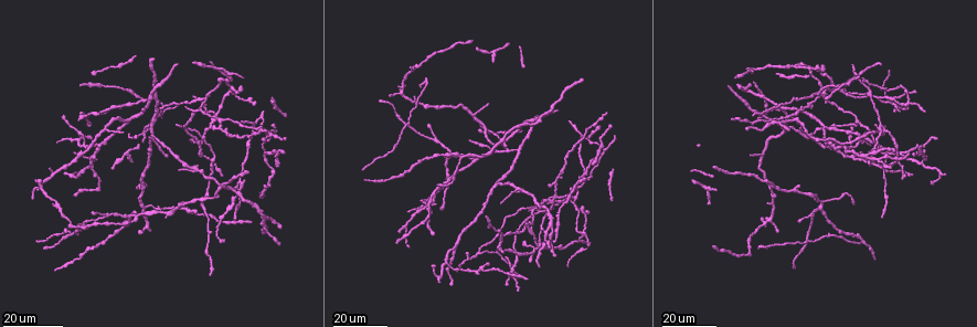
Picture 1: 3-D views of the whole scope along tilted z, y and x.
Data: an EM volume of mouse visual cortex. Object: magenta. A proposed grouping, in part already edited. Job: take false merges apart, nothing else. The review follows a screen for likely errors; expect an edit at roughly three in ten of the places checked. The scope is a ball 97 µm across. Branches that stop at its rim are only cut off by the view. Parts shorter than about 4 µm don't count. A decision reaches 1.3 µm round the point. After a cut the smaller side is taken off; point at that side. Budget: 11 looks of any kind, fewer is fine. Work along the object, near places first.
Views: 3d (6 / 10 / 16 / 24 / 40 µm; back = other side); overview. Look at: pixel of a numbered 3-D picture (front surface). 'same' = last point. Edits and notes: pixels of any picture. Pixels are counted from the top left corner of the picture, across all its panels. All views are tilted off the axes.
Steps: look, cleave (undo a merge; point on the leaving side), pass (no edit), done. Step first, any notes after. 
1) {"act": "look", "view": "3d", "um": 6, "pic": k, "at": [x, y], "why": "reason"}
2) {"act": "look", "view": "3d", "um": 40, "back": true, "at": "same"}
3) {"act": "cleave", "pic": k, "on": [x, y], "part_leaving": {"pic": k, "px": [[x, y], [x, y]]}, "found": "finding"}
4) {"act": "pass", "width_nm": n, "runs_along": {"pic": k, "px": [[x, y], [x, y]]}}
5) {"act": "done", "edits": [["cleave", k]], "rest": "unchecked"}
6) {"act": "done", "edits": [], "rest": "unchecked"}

{"act": "look", "view": "3d", "um": 24, "pic": 1, "at": [795, 67], "why": "arms part here"}

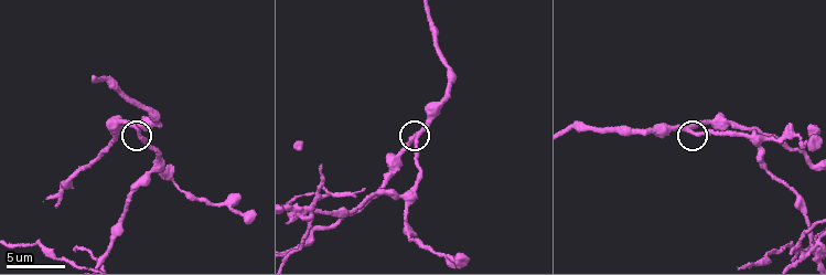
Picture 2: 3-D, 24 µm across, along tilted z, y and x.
{"act": "look", "view": "3d", "um": 6, "pic": 2, "at": [419, 134]}

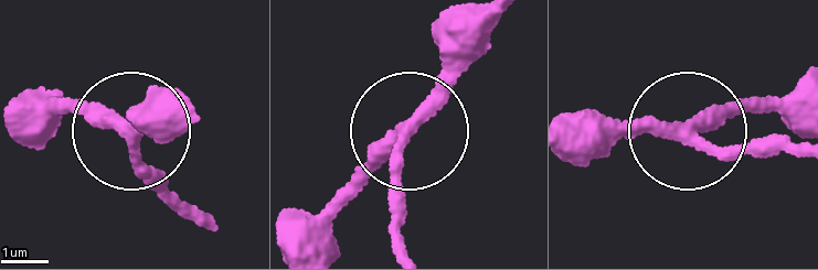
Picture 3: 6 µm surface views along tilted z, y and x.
{"act": "pass", "arms": 3, "found": "continuous, no second cell"}

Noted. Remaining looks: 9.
{"act": "look", "view": "3d", "um": 6, "pic": 2, "at": [56, 196], "why": "a fork"}

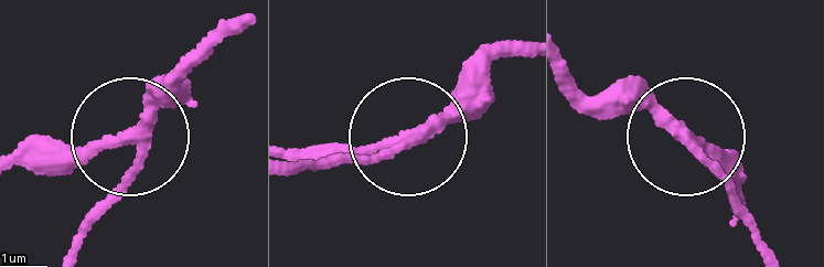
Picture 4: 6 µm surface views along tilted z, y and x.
{"act": "pass", "runs_along": {"pic": 4, "px": [[527, 45], [414, 138], [297, 150]]}, "found": "all the same cell"}

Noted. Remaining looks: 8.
{"act": "look", "view": "3d", "um": 16, "pic": 1, "at": [892, 100], "why": "three-way junction"}

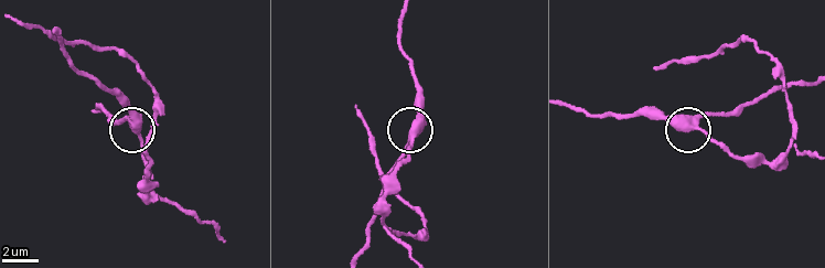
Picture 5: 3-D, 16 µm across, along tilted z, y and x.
{"act": "look", "view": "3d", "um": 6, "pic": 5, "at": [696, 122], "why": "closer look"}

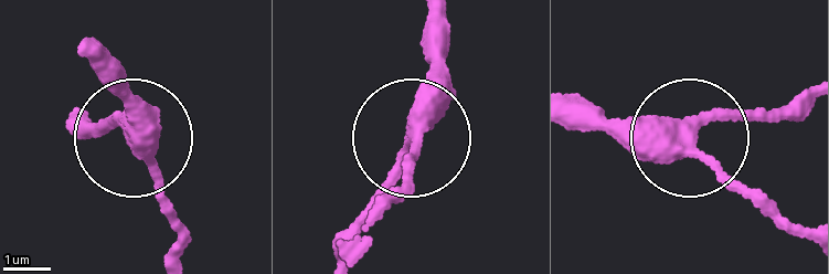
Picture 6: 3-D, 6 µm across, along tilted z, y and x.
{"act": "look", "view": "3d", "um": 6, "back": true, "pic": 6, "at": [687, 133]}

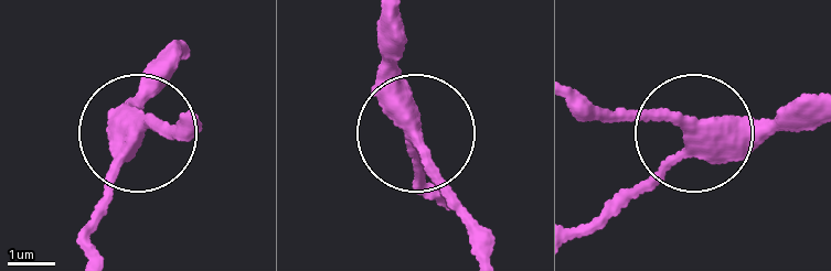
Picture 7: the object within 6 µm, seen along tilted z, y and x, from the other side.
{"act": "pass", "side_arm_um": 10, "runs_along": {"pic": 7, "px": [[809, 121], [678, 127], [577, 89]]}, "found": "all the same cell"}

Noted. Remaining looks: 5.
{"act": "look", "view": "3d", "um": 16, "pic": 1, "at": [518, 188]}

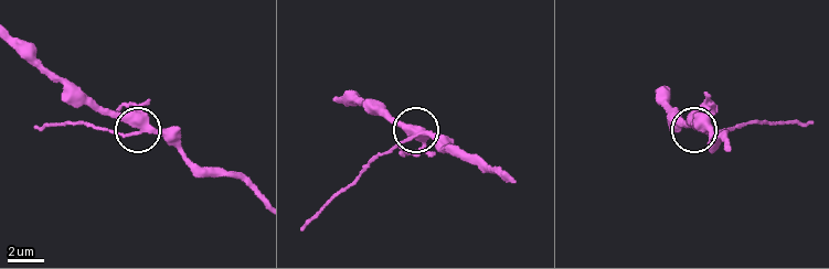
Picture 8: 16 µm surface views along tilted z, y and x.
{"act": "look", "view": "3d", "um": 10, "pic": 8, "at": [133, 135], "why": "zoom in"}

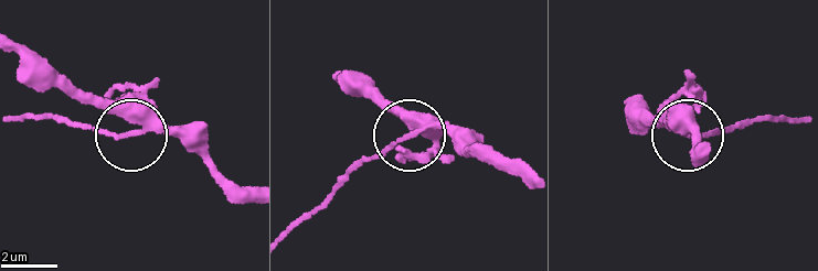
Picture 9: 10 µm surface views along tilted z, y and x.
{"act": "pass", "side_arm_um": 9, "found": "all the same cell"}

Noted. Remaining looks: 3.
{"act": "look", "view": "3d", "um": 16, "pic": 1, "at": [139, 215], "why": "three arms meet"}

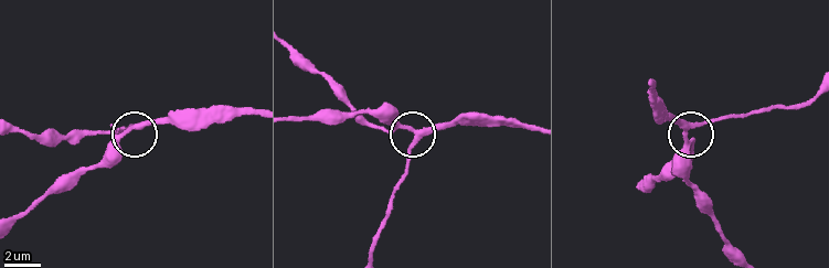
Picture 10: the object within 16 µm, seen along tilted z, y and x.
{"act": "look", "view": "3d", "um": 6, "pic": 10, "at": [134, 125], "why": "closer look"}

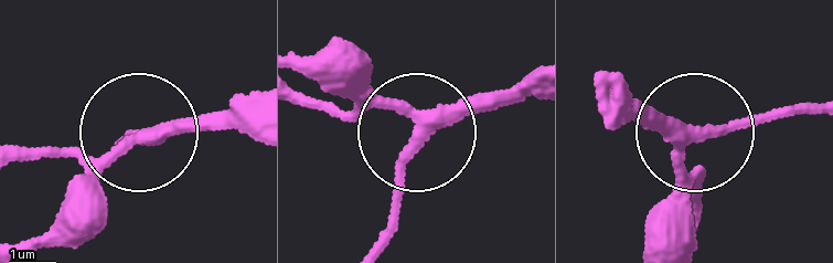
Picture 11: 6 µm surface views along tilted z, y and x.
{"act": "pass", "side_arm_um": 18, "found": "all the same cell"}

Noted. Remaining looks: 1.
{"act": "done", "edits": [], "rest": "unchecked"}

